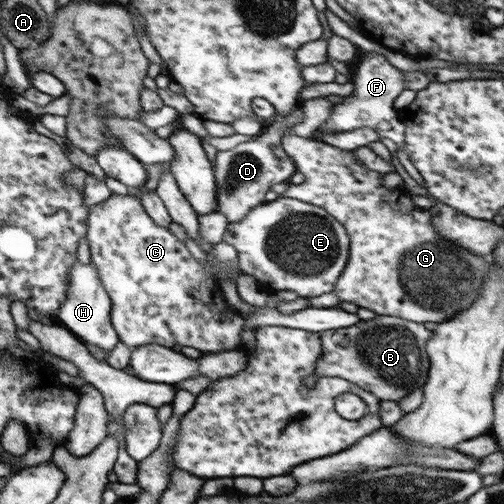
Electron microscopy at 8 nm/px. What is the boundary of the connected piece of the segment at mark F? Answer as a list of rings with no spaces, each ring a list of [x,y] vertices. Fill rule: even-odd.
[[[374,51],[364,52],[361,64],[356,66],[354,74],[350,76],[350,81],[354,84],[354,91],[351,95],[345,96],[341,103],[336,103],[328,117],[316,130],[313,136],[316,140],[321,140],[323,134],[338,134],[339,132],[352,132],[356,128],[369,126],[375,128],[376,134],[380,138],[390,138],[397,144],[397,157],[404,166],[407,173],[420,185],[424,186],[422,175],[416,170],[416,167],[408,159],[404,152],[403,136],[405,125],[396,120],[396,113],[393,109],[393,102],[398,95],[404,90],[404,75],[402,71],[392,65],[381,53],[376,54]],[[390,122],[391,128],[381,130],[376,128],[378,124]]]

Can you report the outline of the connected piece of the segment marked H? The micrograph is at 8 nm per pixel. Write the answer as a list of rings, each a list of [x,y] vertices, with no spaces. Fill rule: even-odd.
[[[76,259],[70,265],[67,281],[66,300],[58,309],[59,322],[82,342],[99,346],[110,354],[119,338],[111,323],[111,298],[102,284],[97,266],[92,261],[83,264]]]

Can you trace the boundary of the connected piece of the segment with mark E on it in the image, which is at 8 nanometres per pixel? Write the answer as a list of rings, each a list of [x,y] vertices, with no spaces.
[[[284,196],[251,208],[240,222],[230,223],[223,241],[236,249],[239,270],[256,278],[260,287],[270,294],[290,290],[307,299],[326,294],[334,290],[349,259],[349,236],[341,222],[322,207]]]

